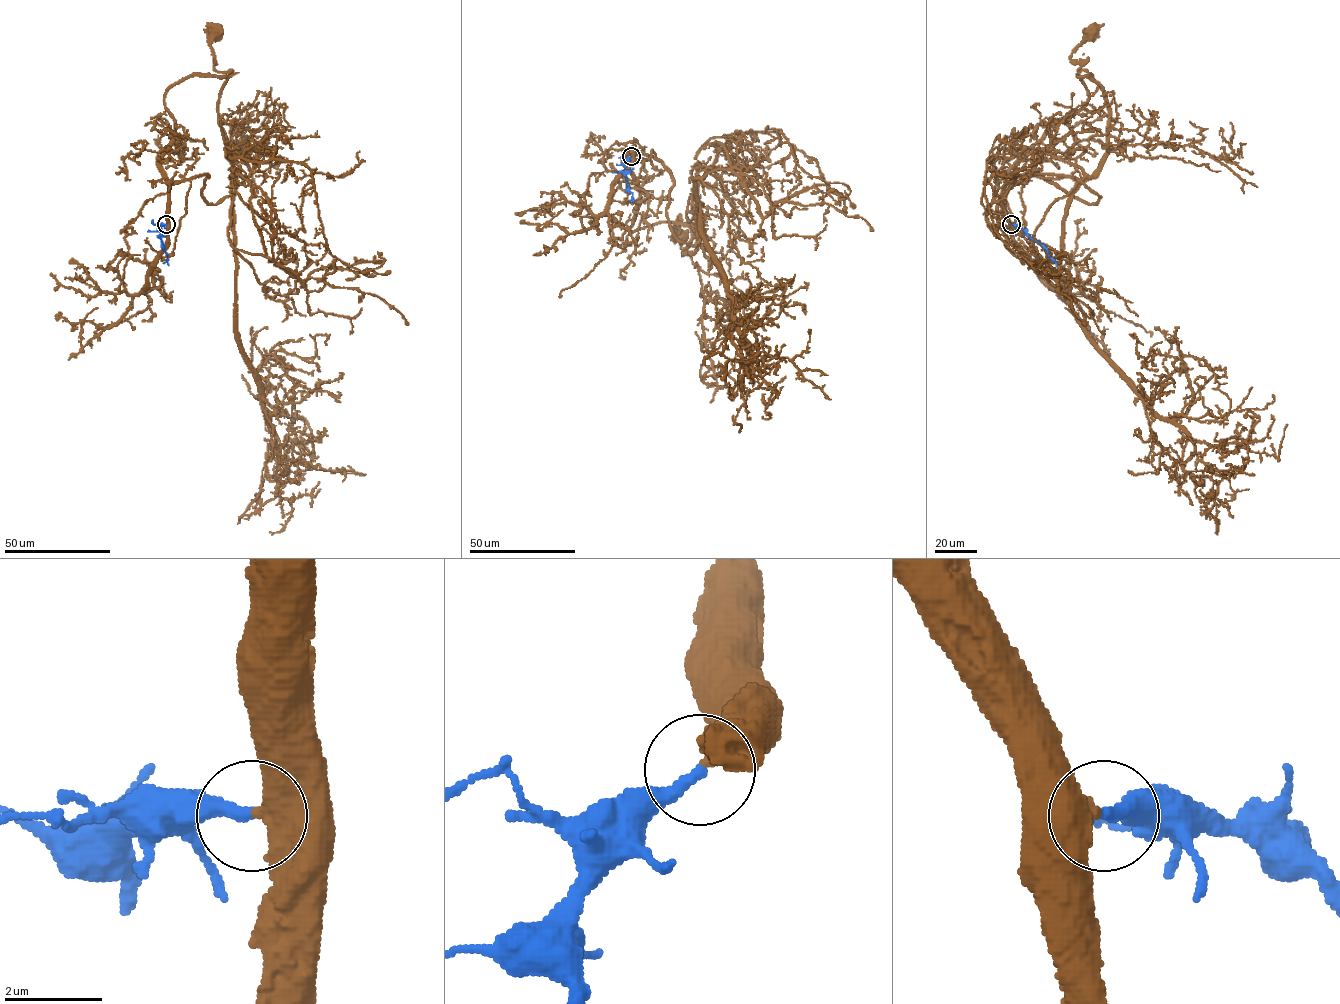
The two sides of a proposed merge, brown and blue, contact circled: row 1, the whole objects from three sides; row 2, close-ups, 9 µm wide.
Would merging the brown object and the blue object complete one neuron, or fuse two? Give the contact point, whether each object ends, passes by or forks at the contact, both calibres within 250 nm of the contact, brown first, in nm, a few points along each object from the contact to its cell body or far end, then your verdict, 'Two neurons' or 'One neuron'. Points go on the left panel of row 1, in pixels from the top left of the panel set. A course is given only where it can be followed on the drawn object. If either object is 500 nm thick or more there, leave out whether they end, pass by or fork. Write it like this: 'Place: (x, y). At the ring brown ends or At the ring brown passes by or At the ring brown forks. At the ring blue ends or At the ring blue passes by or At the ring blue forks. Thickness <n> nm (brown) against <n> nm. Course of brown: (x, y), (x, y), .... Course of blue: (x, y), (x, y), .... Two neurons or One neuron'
Place: (166, 224). Thickness 500 nm (brown) against 280 nm. Course of brown: (166, 225), (160, 156), (175, 123), (164, 93), (194, 75), (232, 74), (214, 68), (215, 34). Course of blue: (166, 225), (160, 227), (160, 237), (167, 256), (163, 263). One neuron

